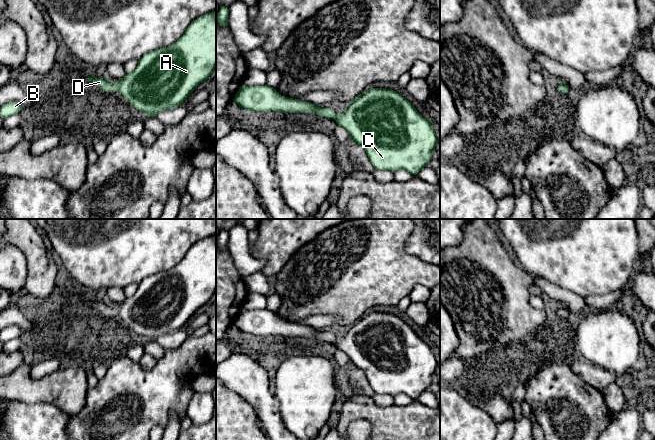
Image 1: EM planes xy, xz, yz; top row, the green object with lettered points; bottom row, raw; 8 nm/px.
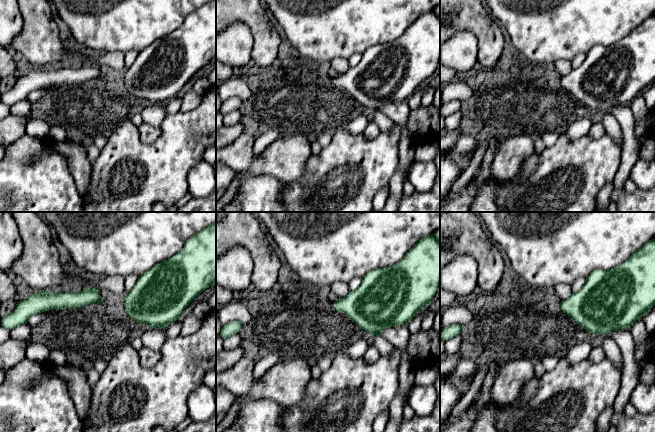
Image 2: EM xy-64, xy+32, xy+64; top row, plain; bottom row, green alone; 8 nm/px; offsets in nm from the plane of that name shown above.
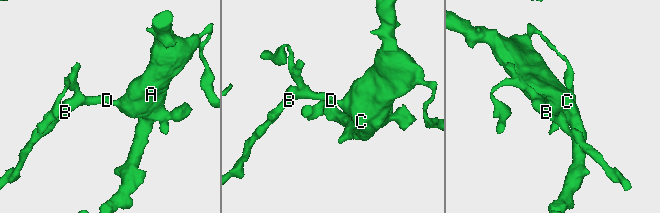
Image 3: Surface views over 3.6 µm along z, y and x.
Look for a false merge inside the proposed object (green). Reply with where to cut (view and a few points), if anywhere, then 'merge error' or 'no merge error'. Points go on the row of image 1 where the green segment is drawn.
cut none; no merge error

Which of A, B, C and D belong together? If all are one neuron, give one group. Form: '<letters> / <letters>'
A B C D

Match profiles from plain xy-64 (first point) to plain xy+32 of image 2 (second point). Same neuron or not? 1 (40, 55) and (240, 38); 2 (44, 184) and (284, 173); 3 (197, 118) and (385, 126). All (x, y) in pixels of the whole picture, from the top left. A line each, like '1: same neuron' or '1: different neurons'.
1: different neurons
2: different neurons
3: different neurons

